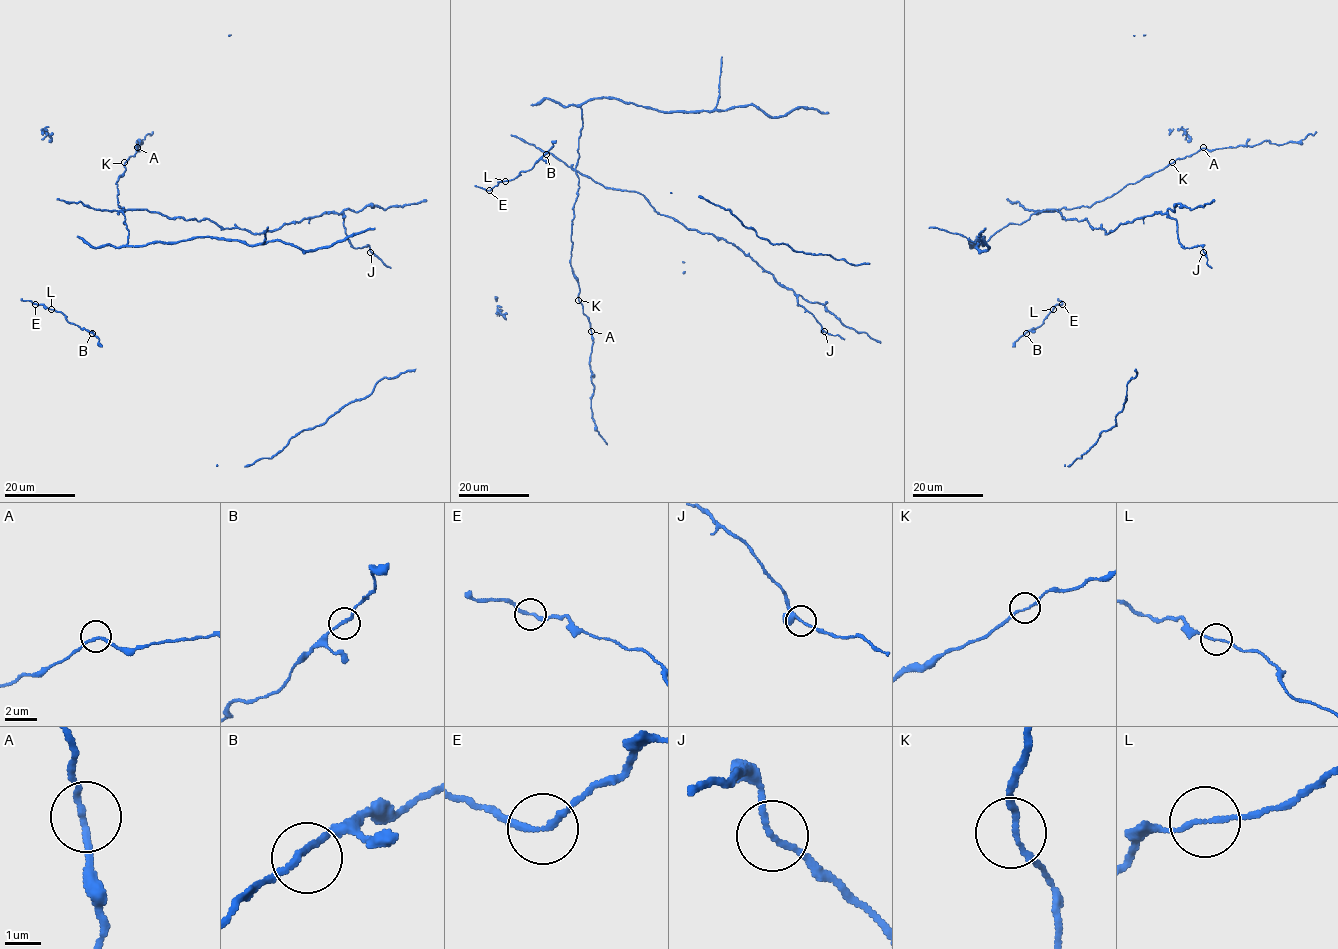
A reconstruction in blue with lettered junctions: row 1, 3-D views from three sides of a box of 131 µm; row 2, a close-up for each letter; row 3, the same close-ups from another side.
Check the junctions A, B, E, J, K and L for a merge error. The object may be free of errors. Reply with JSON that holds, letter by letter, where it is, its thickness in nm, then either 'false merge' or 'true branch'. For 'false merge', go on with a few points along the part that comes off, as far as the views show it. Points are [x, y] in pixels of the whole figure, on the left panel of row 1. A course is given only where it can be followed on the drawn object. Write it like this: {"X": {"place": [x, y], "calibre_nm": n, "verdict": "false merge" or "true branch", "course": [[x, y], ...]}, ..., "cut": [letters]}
{"A": {"place": [137, 147], "calibre_nm": 170, "verdict": "true branch"}, "B": {"place": [92, 333], "calibre_nm": 180, "verdict": "true branch"}, "E": {"place": [35, 304], "calibre_nm": 180, "verdict": "true branch"}, "J": {"place": [370, 252], "calibre_nm": 140, "verdict": "true branch"}, "K": {"place": [124, 162], "calibre_nm": 140, "verdict": "true branch"}, "L": {"place": [51, 309], "calibre_nm": 110, "verdict": "true branch"}, "cut": []}

